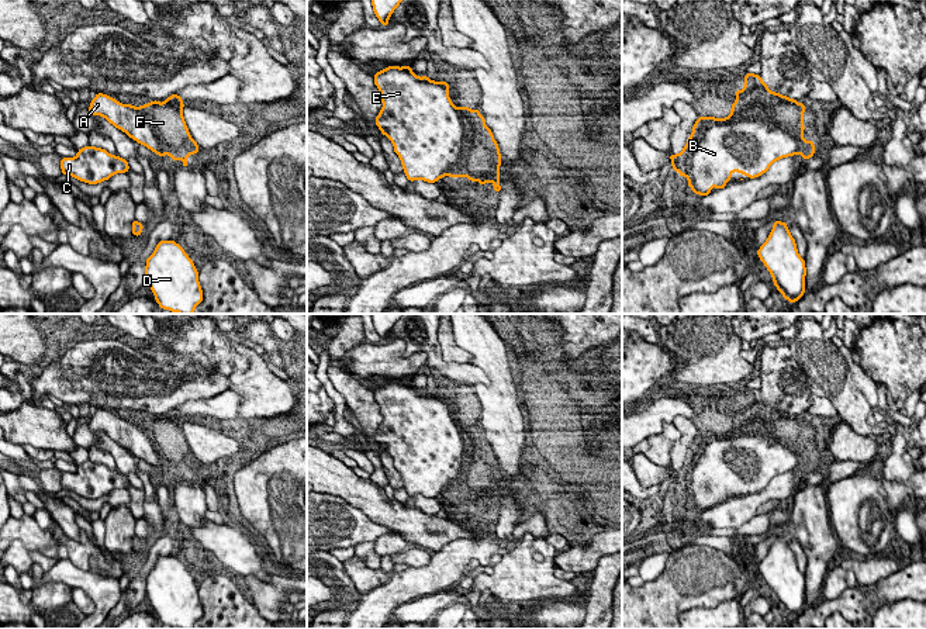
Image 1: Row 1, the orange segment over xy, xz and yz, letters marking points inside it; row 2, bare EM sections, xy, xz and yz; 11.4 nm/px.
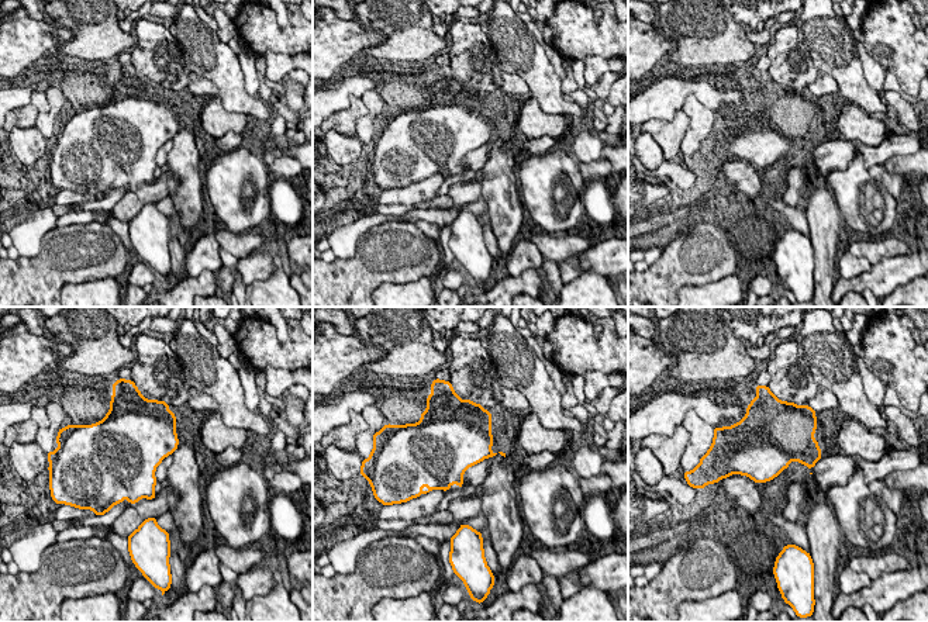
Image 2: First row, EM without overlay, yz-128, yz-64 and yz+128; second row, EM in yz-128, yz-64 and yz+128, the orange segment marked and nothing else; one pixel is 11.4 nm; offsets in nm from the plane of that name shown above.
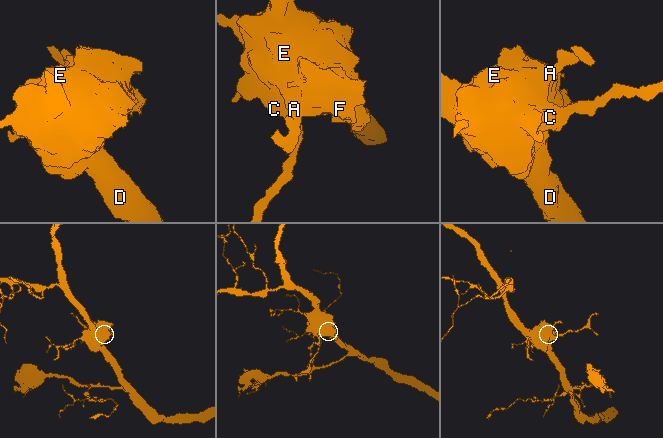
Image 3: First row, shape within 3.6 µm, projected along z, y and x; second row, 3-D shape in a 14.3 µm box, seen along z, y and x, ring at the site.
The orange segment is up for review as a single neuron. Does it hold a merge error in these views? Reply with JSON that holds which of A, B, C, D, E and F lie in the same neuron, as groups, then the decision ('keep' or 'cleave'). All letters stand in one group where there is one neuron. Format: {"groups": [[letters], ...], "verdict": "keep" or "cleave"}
{"groups": [["A", "B", "C", "D", "E", "F"]], "verdict": "keep"}

